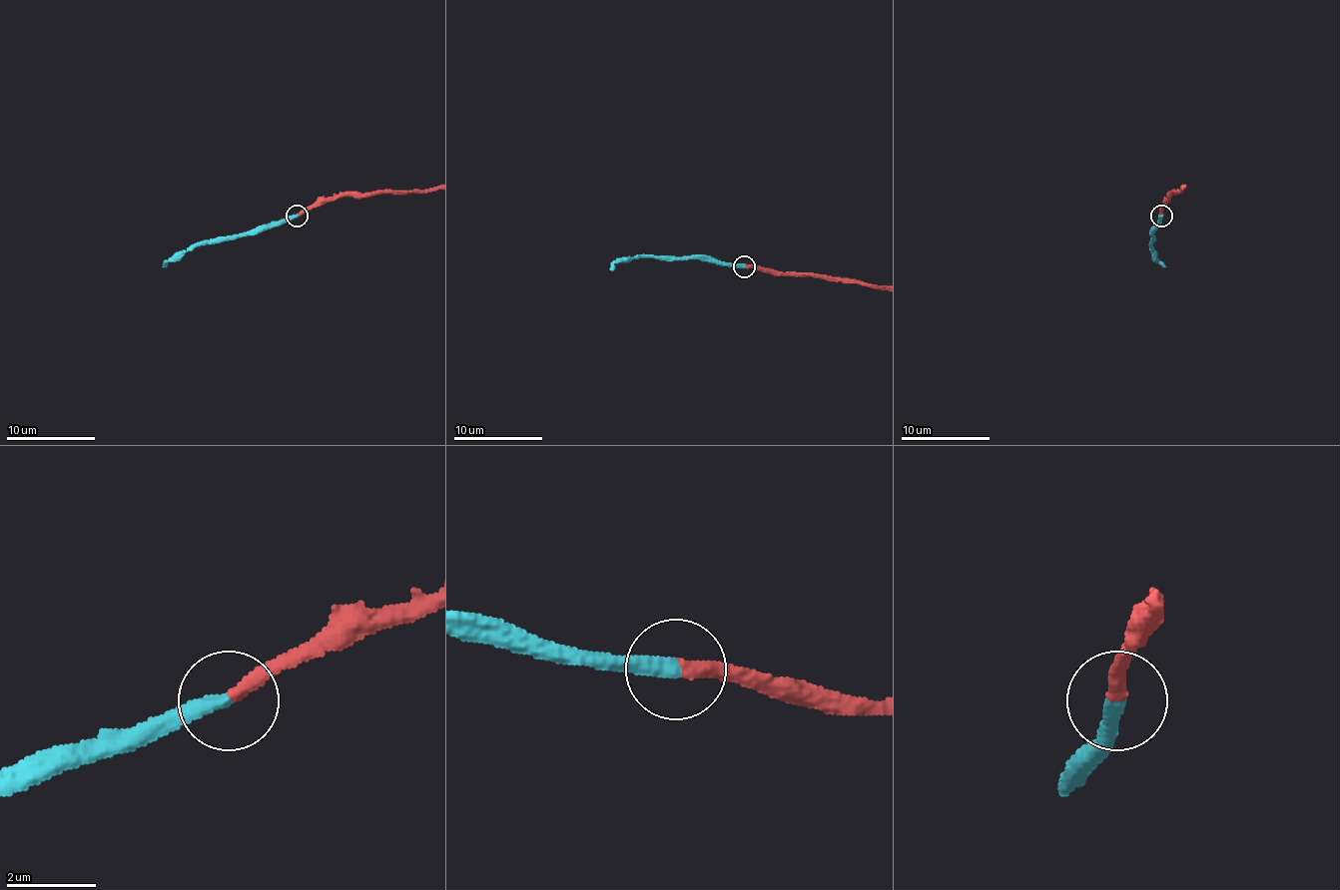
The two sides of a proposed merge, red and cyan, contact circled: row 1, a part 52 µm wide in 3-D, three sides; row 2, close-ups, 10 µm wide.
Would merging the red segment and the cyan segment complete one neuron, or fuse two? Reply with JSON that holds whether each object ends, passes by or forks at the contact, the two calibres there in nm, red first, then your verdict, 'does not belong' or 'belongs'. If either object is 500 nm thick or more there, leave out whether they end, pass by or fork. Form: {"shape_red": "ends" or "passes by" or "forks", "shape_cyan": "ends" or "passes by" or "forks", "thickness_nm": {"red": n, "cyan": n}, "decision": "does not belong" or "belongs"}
{"shape_red": "ends", "shape_cyan": "ends", "thickness_nm": {"red": 340, "cyan": 400}, "decision": "belongs"}

